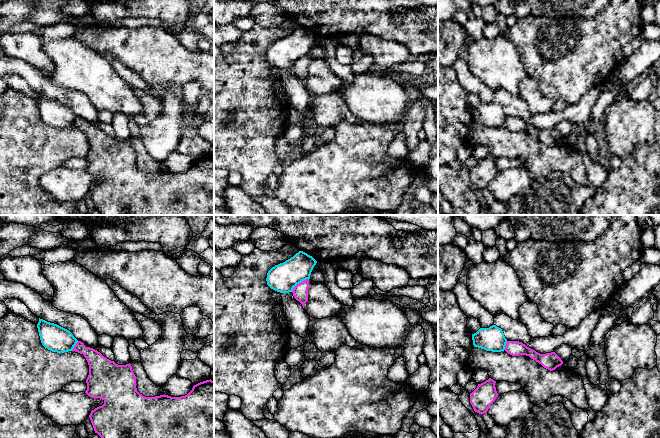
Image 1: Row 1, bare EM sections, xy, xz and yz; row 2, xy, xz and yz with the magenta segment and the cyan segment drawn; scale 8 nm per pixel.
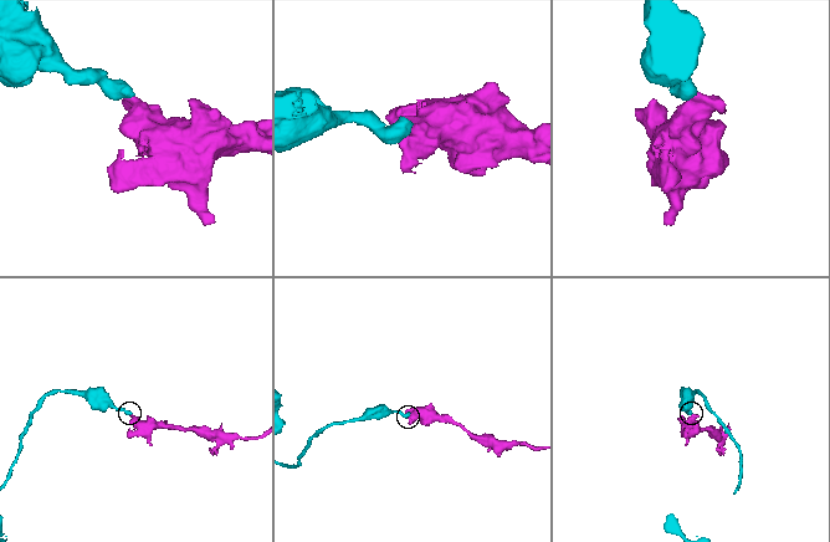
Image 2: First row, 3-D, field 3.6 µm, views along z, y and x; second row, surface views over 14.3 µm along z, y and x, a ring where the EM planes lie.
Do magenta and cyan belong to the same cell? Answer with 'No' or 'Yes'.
No

